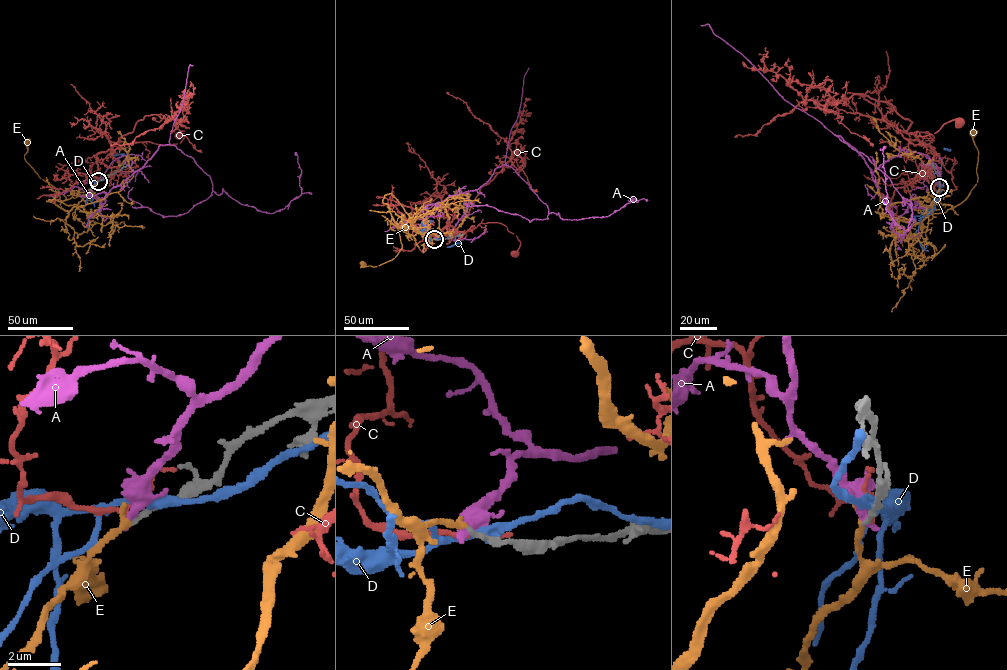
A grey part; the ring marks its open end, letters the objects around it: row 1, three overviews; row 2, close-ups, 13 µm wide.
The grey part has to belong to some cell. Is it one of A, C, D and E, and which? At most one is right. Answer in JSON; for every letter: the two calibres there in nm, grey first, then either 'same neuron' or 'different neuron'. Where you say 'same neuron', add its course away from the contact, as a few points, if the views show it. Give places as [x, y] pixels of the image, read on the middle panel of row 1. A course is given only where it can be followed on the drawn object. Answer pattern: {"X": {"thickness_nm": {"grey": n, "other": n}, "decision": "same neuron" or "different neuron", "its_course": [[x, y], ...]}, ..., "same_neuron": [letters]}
{"A": {"thickness_nm": {"grey": 200, "other": 440}, "decision": "different neuron"}, "C": {"thickness_nm": {"grey": 200, "other": 160}, "decision": "different neuron"}, "D": {"thickness_nm": {"grey": 240, "other": 300}, "decision": "different neuron"}, "E": {"thickness_nm": {"grey": 190, "other": 300}, "decision": "same neuron", "its_course": [[434, 239], [426, 234], [410, 235], [397, 228], [402, 244], [397, 254], [376, 266], [360, 267], [362, 263]]}, "same_neuron": ["E"]}

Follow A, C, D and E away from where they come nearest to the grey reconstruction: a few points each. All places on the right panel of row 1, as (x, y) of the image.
A: (939, 187), (922, 153), (872, 173), (836, 135), (909, 200), (901, 228), (886, 209), (885, 146)
C: (939, 187), (925, 174), (933, 150), (920, 143), (933, 136), (916, 133), (960, 123)
D: (940, 186), (934, 210), (920, 218), (915, 235), (923, 248), (927, 244)
E: (939, 187), (931, 209), (934, 205), (924, 216), (952, 208), (976, 184), (978, 151), (973, 132)

